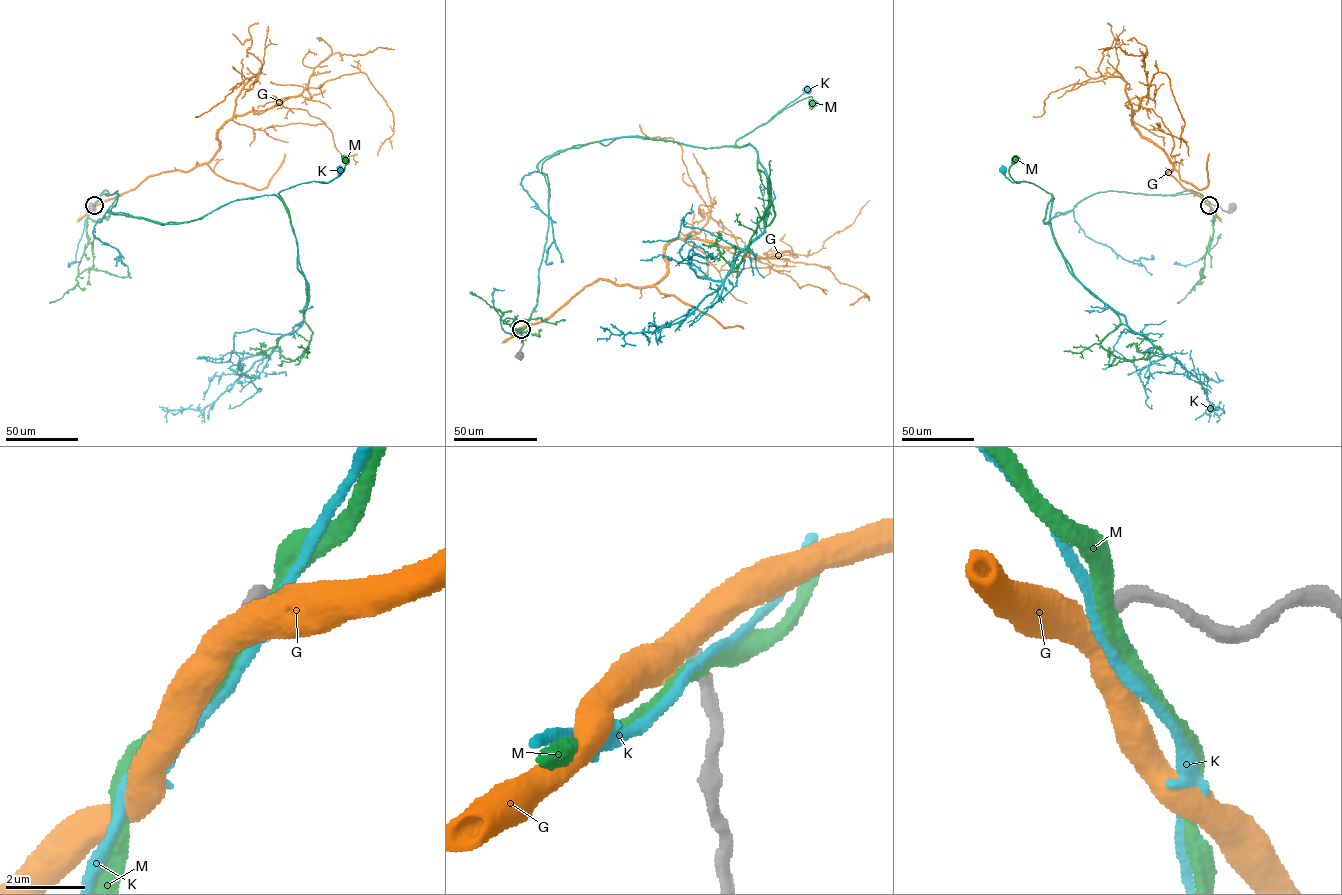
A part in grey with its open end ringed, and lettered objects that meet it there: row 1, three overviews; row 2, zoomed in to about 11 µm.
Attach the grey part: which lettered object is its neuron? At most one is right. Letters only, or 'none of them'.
none of them

